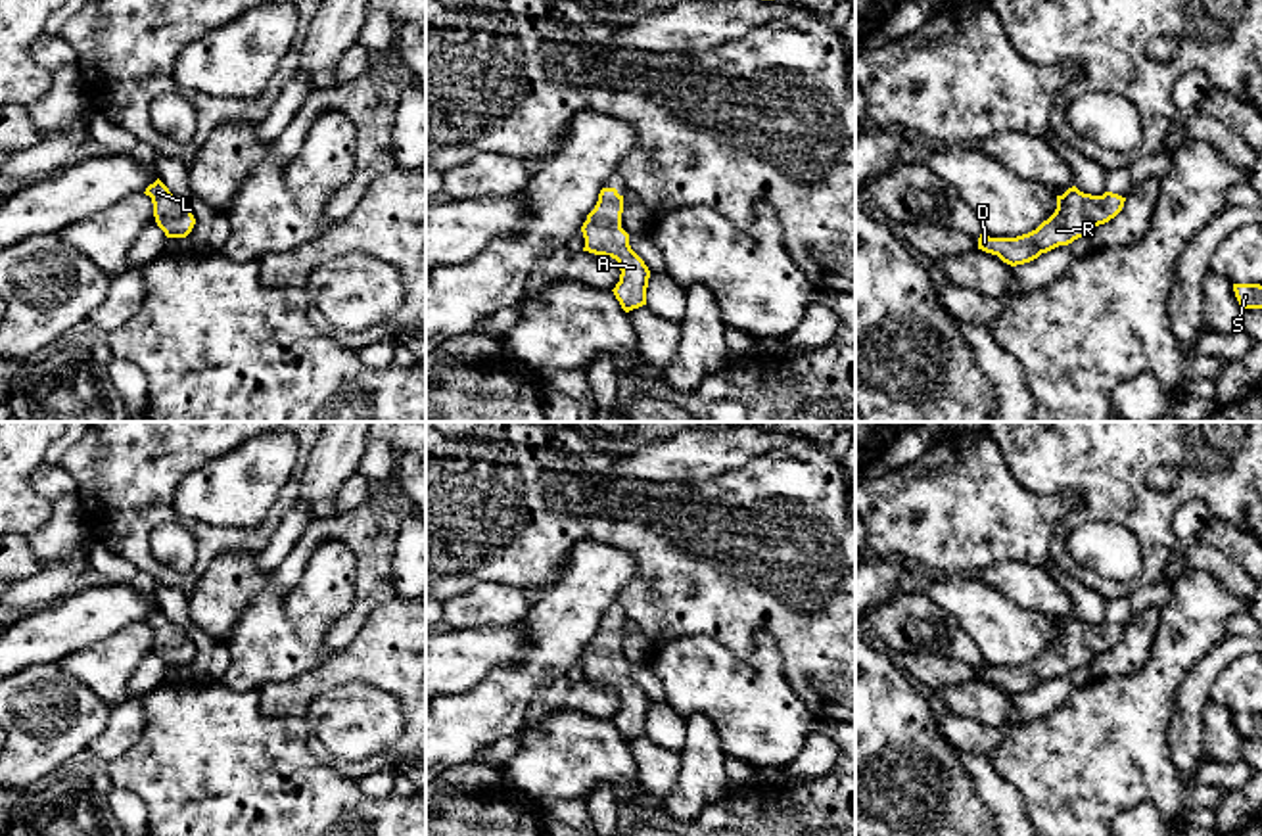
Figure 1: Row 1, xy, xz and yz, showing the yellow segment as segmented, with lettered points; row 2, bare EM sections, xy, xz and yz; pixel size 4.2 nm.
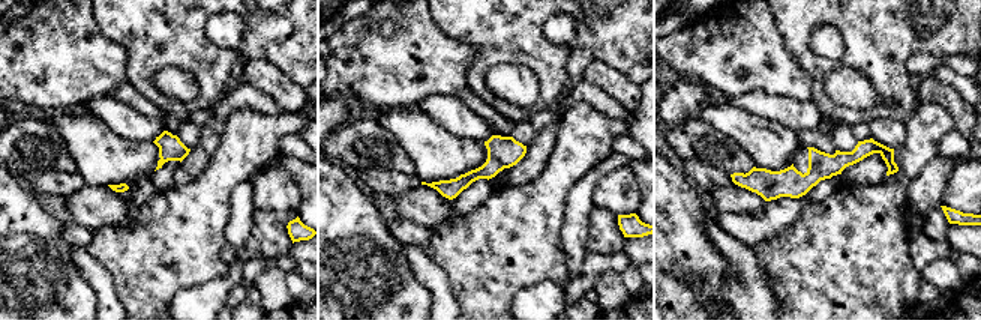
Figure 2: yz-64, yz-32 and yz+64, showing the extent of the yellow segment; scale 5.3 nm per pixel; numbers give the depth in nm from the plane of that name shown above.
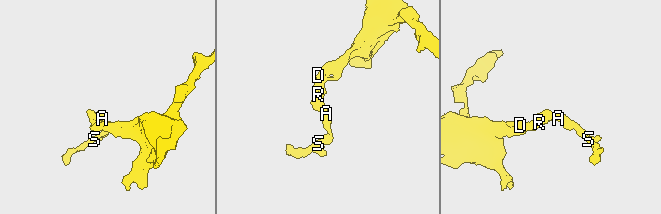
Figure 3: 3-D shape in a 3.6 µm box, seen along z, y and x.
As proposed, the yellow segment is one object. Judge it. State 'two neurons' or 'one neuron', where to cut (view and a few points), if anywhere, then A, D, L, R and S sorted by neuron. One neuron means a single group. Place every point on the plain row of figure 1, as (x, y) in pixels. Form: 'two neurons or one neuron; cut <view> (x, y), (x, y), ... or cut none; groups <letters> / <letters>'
one neuron; cut none; groups A D L R S

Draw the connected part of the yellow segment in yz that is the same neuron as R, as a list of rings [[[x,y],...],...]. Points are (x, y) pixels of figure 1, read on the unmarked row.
[[[1076,615],[1057,625],[1055,642],[1036,660],[1017,667],[978,667],[978,679],[997,685],[1003,692],[1017,696],[1038,688],[1059,675],[1068,675],[1078,667],[1087,667],[1095,656],[1114,648],[1126,627],[1105,621],[1091,625]]]

